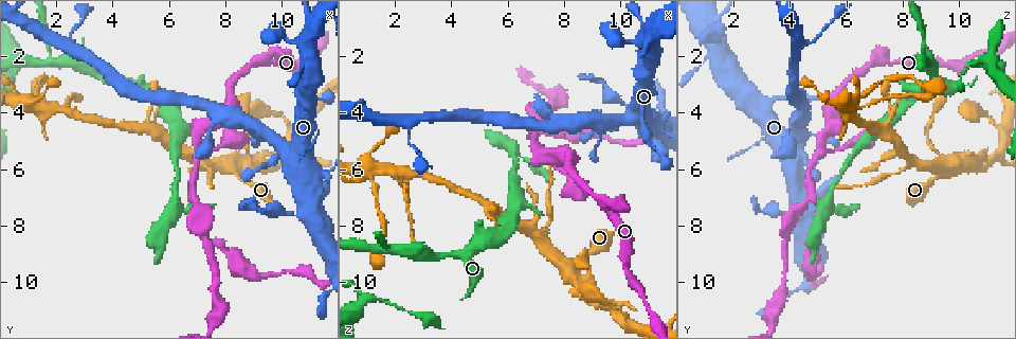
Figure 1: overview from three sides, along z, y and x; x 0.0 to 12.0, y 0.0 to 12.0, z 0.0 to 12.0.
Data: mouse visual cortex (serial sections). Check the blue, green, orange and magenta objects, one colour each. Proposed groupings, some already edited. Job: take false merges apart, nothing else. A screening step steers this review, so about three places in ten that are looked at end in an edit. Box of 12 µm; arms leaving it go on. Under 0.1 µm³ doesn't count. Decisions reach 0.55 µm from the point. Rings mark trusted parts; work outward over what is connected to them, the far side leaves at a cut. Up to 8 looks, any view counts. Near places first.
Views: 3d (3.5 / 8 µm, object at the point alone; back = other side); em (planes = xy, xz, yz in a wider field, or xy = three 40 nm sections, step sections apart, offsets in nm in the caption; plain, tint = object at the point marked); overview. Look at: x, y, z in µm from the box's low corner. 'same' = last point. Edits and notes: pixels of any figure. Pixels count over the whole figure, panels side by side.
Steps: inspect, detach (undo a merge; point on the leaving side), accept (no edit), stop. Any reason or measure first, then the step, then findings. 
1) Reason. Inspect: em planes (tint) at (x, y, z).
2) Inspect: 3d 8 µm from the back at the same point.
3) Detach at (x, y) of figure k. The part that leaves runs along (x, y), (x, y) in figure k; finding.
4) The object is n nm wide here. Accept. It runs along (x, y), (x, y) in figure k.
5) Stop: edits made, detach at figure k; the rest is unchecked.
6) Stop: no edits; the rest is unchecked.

Three-way junction. Inspect: 3d 3.5 µm at (10.7, 3.5, 3.3).

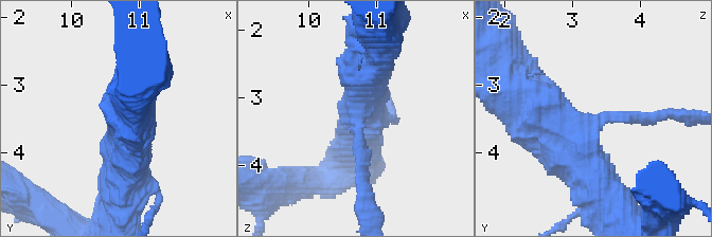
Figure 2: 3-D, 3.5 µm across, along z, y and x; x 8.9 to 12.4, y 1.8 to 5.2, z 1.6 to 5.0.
Inspect: em xy step 2 (tint) at (10.75, 3.55, 3.25).

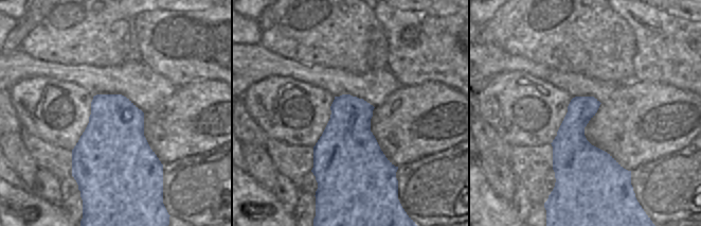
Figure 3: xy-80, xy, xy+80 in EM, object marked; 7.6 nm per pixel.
3 arms meet here. Accept. It runs along (601, 188), (566, 140), (599, 116), (663, 113) in figure 2; continuous, no second cell.

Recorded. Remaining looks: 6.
Inspect: 3d 8 µm at (11.4, 6.2, 4.4).

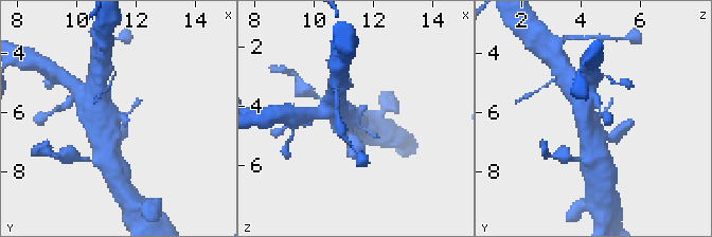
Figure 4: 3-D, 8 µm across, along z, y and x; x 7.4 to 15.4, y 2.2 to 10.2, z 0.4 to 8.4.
Inspect: em xy step 5 (tint) at (11.3, 6.2, 4.4).

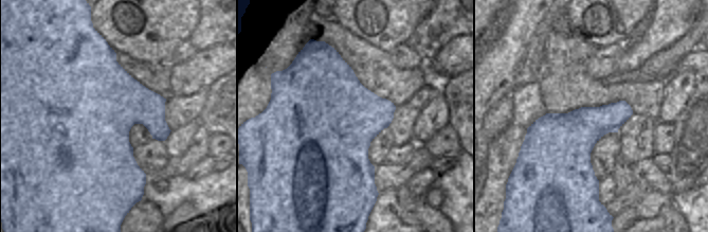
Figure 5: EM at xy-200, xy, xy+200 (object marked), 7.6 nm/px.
Accept. It runs along (336, 108), (373, 135) in figure 4; all the same cell.

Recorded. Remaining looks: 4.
Sharp bend. Inspect: 3d 3.5 µm at (1.1, 3.7, 6.2).

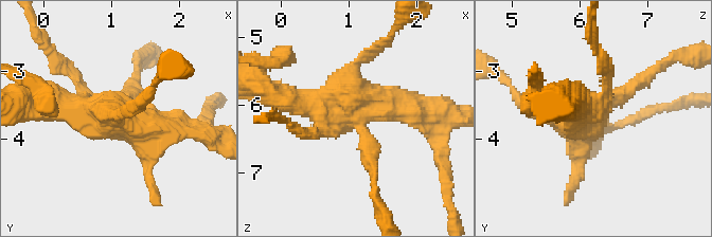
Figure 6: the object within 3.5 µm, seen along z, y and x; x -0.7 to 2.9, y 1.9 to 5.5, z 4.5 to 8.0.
Inspect: em xy step 5 (tint) at the same point.

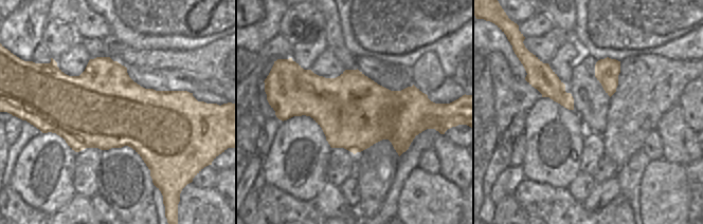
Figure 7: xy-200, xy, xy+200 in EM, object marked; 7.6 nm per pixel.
Accept. It runs along (423, 114), (357, 111), (371, 165) in figure 6; continuous, no second cell.

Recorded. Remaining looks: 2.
Three arms meet. Inspect: 3d 3.5 µm at (6.9, 7.0, 4.7).

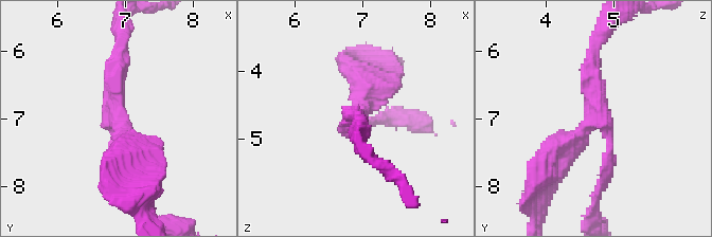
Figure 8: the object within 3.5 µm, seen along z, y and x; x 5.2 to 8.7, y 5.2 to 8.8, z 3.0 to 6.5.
3 arms meet here; the arms are 150, 250, 350 nm wide. Inspect: em xy step 5 (tint) at (6.85, 6.95, 4.80).

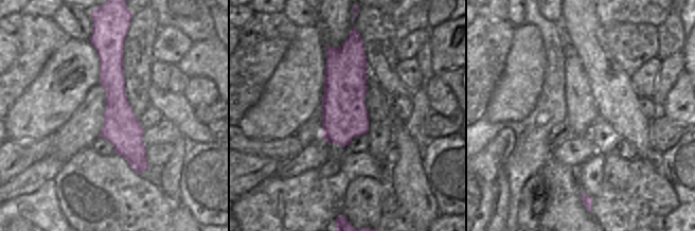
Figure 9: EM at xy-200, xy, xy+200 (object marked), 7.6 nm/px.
Accept. It runs along (110, 48), (118, 117), (139, 170) in figure 9; all the same cell.

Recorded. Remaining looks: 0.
Stop: no edits; the rest is unchecked.

